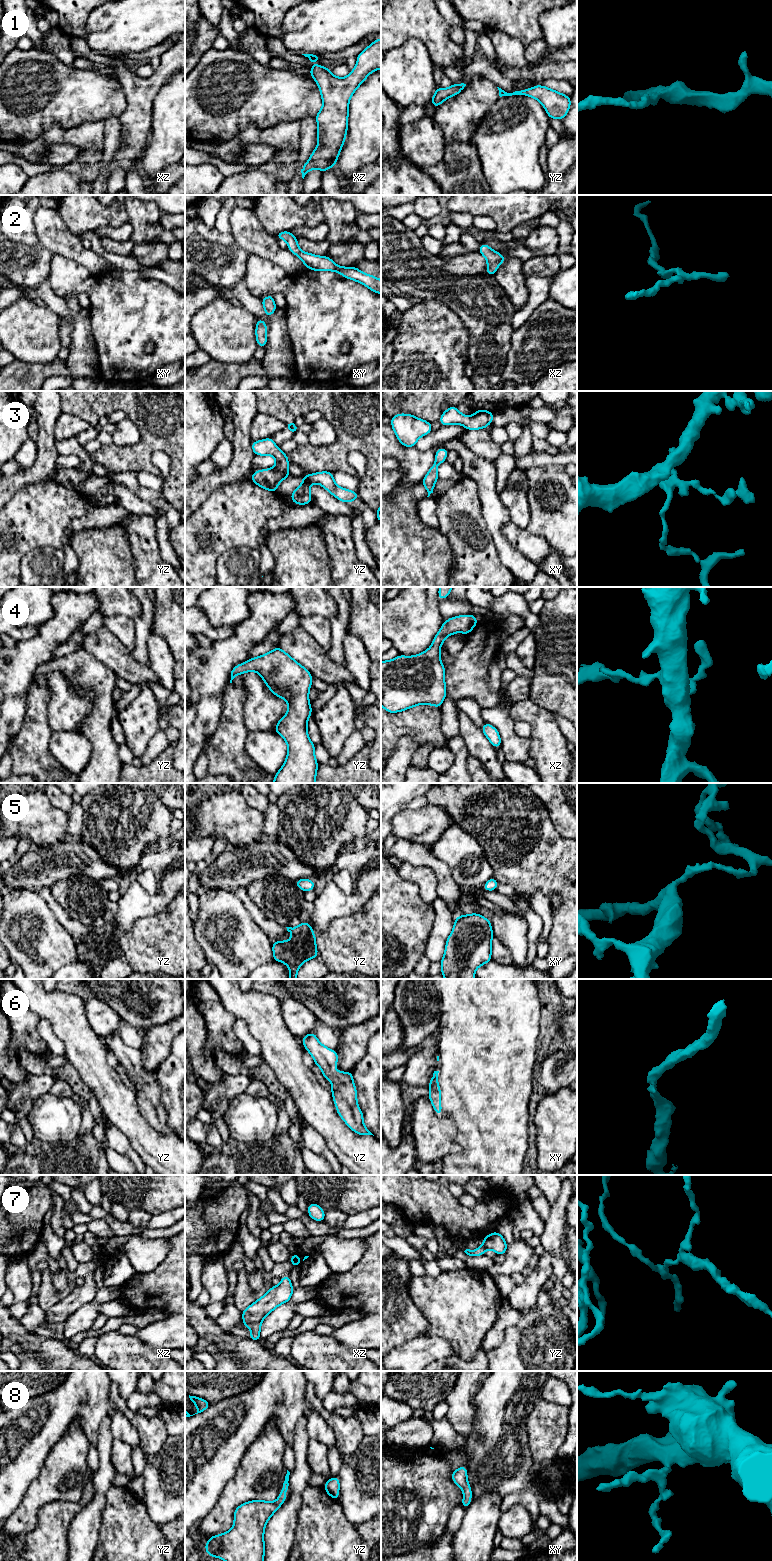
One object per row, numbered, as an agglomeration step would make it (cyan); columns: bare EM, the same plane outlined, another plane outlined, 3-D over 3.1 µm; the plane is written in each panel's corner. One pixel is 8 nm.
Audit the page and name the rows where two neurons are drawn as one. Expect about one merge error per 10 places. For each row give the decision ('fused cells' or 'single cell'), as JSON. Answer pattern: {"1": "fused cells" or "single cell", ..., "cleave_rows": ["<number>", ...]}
{"1": "single cell", "2": "single cell", "3": "single cell", "4": "single cell", "5": "single cell", "6": "single cell", "7": "single cell", "8": "single cell", "cleave_rows": []}

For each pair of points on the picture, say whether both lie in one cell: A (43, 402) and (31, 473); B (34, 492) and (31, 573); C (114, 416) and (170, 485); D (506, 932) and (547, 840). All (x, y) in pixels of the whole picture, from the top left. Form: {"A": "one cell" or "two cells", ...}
{"A": "one cell", "B": "two cells", "C": "two cells", "D": "two cells"}

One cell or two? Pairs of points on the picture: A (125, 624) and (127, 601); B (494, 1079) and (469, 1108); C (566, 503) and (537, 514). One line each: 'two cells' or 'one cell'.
A: two cells
B: one cell
C: one cell

